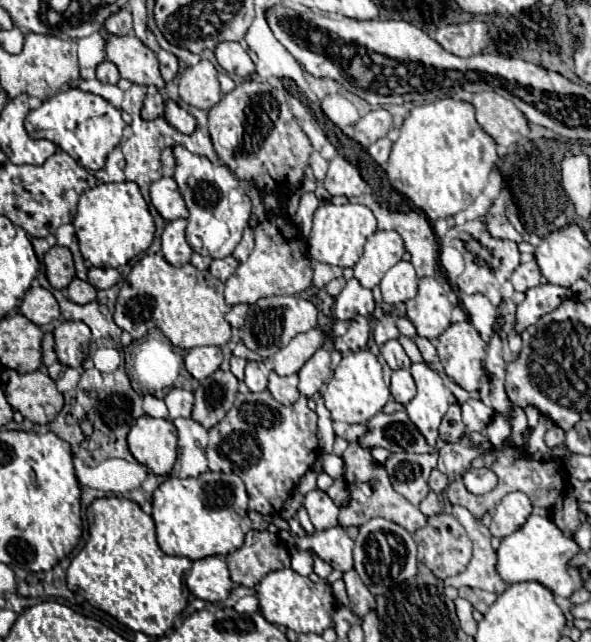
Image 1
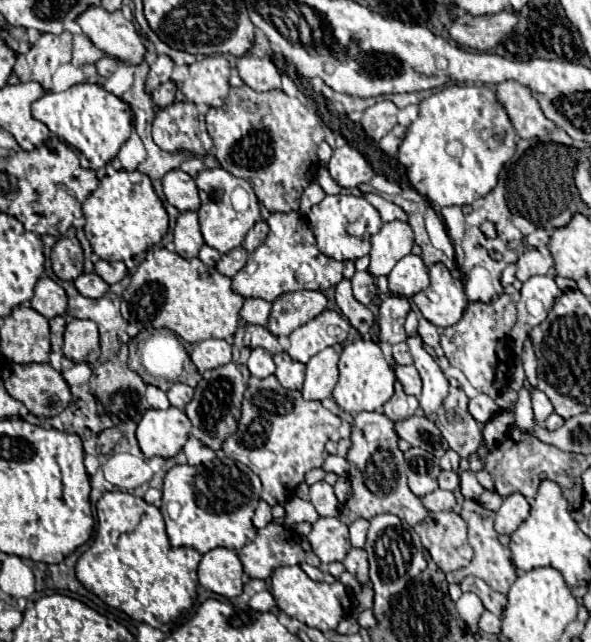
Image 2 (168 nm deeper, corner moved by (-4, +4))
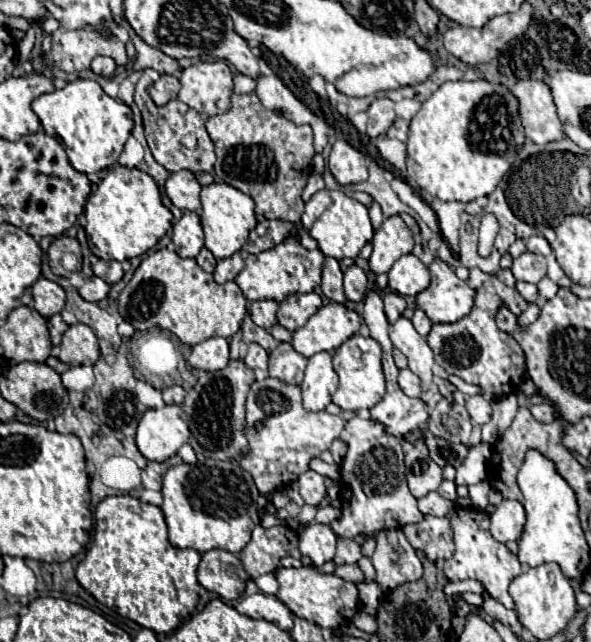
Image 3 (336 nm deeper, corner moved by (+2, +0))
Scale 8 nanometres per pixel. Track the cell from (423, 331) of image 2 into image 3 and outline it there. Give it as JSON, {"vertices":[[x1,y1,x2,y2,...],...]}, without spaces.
{"vertices":[[417,307,417,309,415,309,415,315,413,315,411,321,413,321,417,333,423,335,423,337,427,337,427,333,429,333,429,329,431,329,431,321,429,321,429,317,425,315,425,311,421,311,421,309]]}

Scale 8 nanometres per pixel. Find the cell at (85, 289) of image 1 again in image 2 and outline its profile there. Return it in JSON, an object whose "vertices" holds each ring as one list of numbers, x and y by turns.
{"vertices":[[81,273,77,279,75,279,75,287,77,291,83,295,83,297,89,297,89,299,99,299,107,293,109,285,97,275,97,273]]}

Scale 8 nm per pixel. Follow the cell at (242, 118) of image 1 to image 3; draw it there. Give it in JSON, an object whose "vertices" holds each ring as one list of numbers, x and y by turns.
{"vertices":[[255,93,251,95,233,95,231,111,223,115,213,115,207,119,207,131,215,143,215,175,247,193,255,201,255,213,267,219,291,221,299,229,299,241,308,250,317,248,317,242,309,237,301,227,303,199,301,193,311,175,313,133,311,127,297,127,289,123,281,113,265,109]]}

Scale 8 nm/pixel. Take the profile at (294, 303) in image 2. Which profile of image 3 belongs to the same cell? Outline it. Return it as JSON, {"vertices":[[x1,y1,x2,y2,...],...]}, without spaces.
{"vertices":[[305,293,305,295,289,295,285,301,279,303,279,325,287,327,289,331,297,331,303,327,309,317,323,305,321,297,317,293]]}

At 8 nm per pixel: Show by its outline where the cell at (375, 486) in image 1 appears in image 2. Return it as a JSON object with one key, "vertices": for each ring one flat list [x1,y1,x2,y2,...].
{"vertices":[[357,413,353,421,351,431,351,449,347,453,349,461,349,481,353,495,343,505,339,521,345,525,351,525,353,519,363,517,371,519,379,513,393,513,399,519,407,521,409,525,417,525,423,521,429,511,423,507,421,499,411,493,407,487,407,475,405,475,405,459,403,453,397,447,397,435,393,431,393,421,383,413]]}

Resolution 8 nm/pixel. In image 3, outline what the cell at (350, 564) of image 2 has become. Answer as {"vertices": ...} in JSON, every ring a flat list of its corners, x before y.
{"vertices":[[337,537,337,555,335,555,335,559,333,559,337,565,357,563,361,557,363,557,361,545,359,545,355,539]]}

